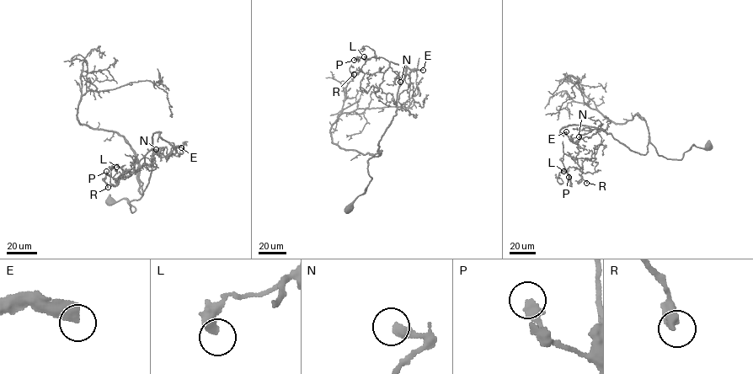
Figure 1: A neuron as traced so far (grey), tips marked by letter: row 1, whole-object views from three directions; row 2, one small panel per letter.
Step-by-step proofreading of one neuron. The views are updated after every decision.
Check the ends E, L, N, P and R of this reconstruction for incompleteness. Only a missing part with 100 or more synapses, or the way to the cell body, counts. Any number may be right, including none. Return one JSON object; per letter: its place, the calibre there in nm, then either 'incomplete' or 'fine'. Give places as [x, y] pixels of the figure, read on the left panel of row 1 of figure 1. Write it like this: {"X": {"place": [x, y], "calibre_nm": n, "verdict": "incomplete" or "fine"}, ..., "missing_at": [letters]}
{"E": {"place": [181, 147], "calibre_nm": 440, "verdict": "incomplete"}, "L": {"place": [116, 167], "calibre_nm": 400, "verdict": "fine"}, "N": {"place": [156, 149], "calibre_nm": 400, "verdict": "fine"}, "P": {"place": [106, 171], "calibre_nm": 400, "verdict": "fine"}, "R": {"place": [108, 187], "calibre_nm": 360, "verdict": "fine"}, "missing_at": ["E"]}

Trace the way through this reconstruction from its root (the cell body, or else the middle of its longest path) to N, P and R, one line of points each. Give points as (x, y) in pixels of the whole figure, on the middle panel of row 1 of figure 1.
N: (349, 210), (371, 179), (367, 160), (381, 153), (378, 142), (396, 114), (405, 66), (415, 69), (400, 82)
P: (349, 210), (371, 179), (367, 160), (381, 153), (405, 66), (416, 70), (395, 78), (382, 57), (354, 60)
R: (349, 210), (371, 179), (367, 160), (381, 153), (405, 66), (416, 70), (395, 78), (390, 67), (354, 74)

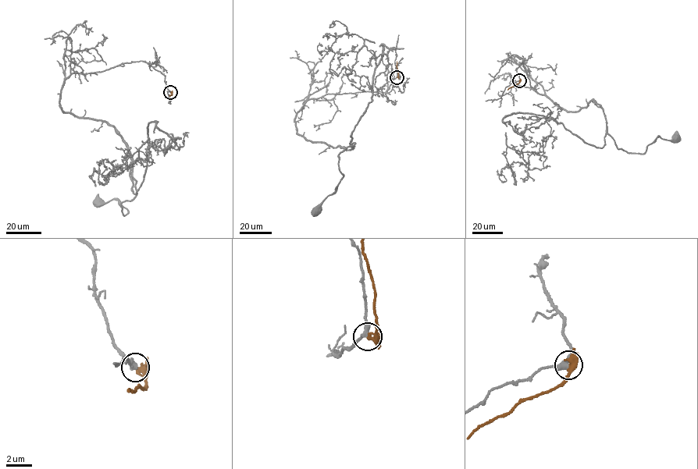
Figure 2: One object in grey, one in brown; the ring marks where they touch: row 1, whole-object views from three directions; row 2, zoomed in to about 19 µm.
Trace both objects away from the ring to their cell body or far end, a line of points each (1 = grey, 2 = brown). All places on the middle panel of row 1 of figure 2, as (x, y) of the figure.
1: (397, 77), (377, 91), (309, 99), (297, 115), (307, 140), (355, 143), (338, 155), (343, 176), (317, 211)
2: (397, 77), (397, 62)

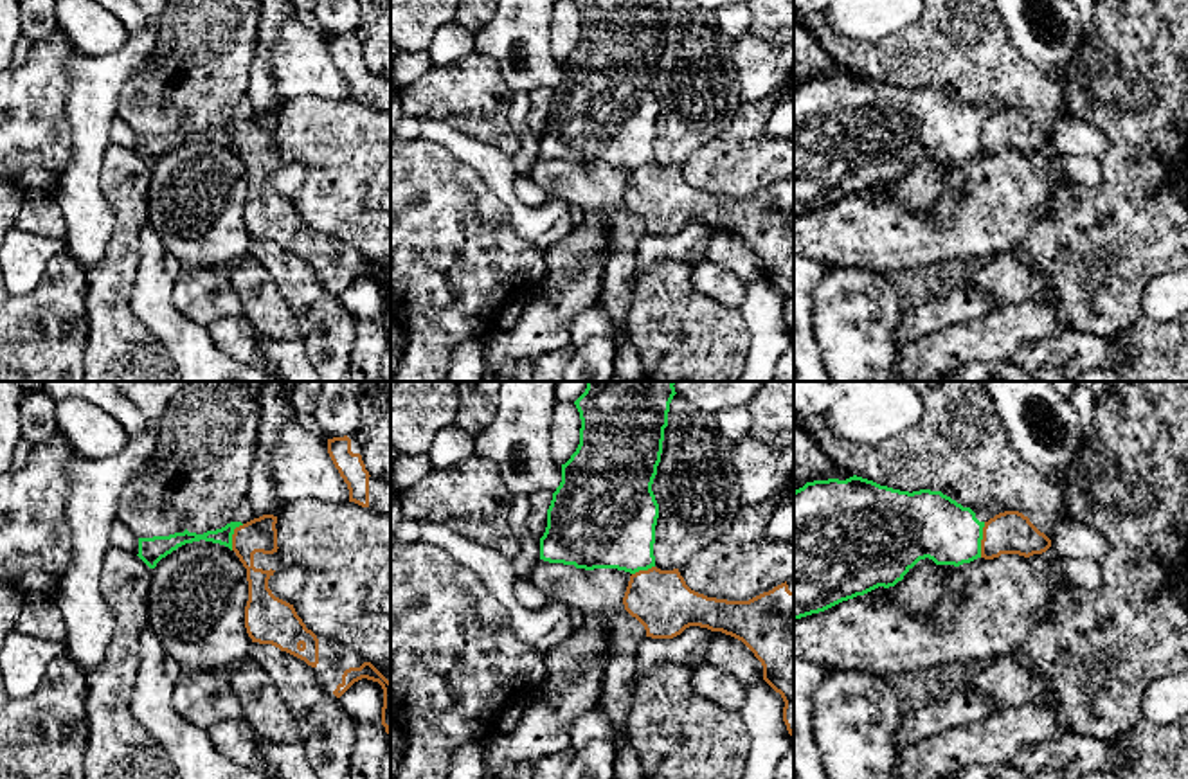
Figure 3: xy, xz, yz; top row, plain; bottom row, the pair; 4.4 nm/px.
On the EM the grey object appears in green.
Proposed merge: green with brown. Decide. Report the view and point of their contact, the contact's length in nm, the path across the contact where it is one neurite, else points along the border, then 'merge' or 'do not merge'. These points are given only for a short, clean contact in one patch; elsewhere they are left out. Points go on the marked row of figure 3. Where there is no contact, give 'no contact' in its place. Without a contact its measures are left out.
yz (981, 538) | 160 nm | along yz (985, 522), (980, 556) | do not merge

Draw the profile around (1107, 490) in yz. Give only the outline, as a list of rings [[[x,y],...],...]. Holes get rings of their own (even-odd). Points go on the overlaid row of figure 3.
[[[1109,464],[1091,482],[1091,500],[1096,507],[1120,509],[1127,515],[1141,515],[1154,507],[1156,495],[1147,486],[1132,486],[1125,482],[1118,468]]]

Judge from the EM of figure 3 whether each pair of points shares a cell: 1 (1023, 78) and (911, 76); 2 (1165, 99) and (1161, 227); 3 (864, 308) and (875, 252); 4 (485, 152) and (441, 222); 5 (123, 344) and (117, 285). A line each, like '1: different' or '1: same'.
1: same
2: same
3: different
4: different
5: same

